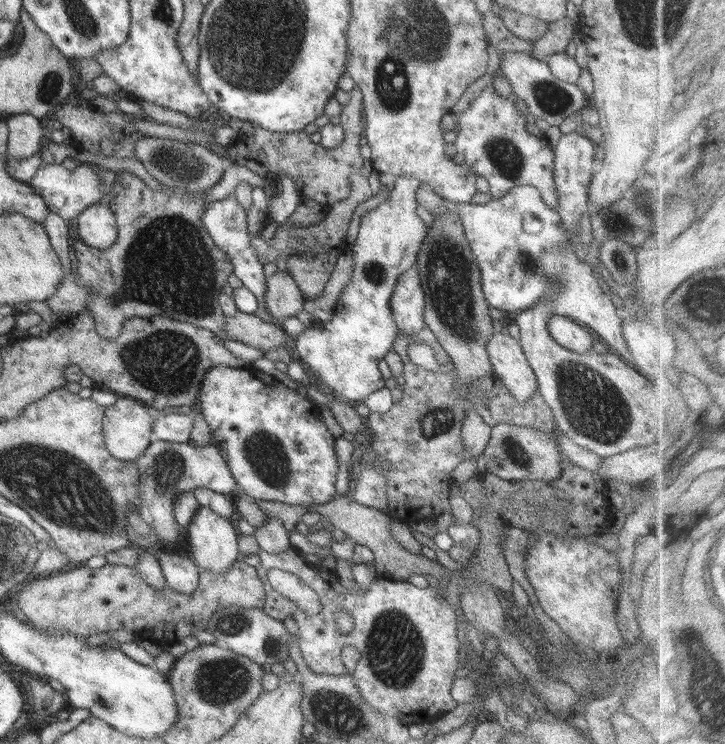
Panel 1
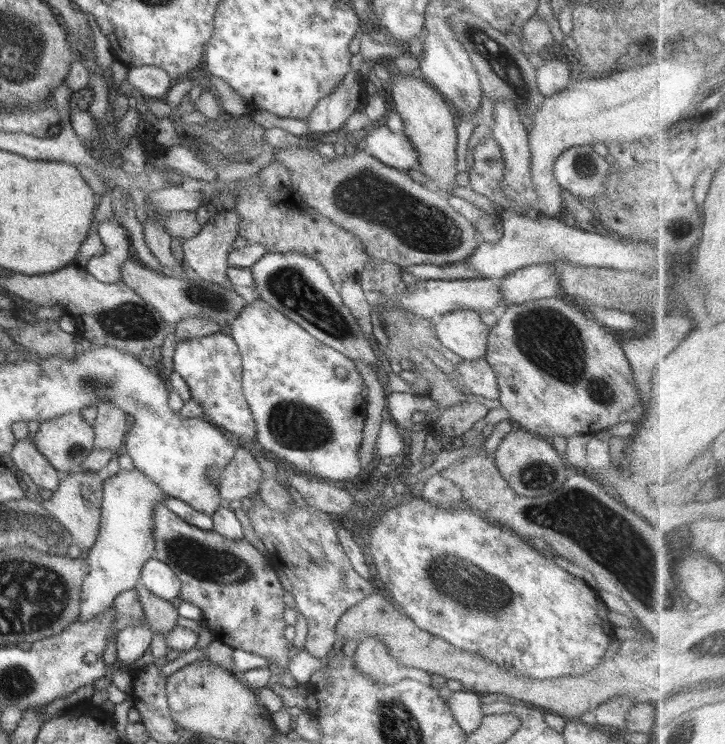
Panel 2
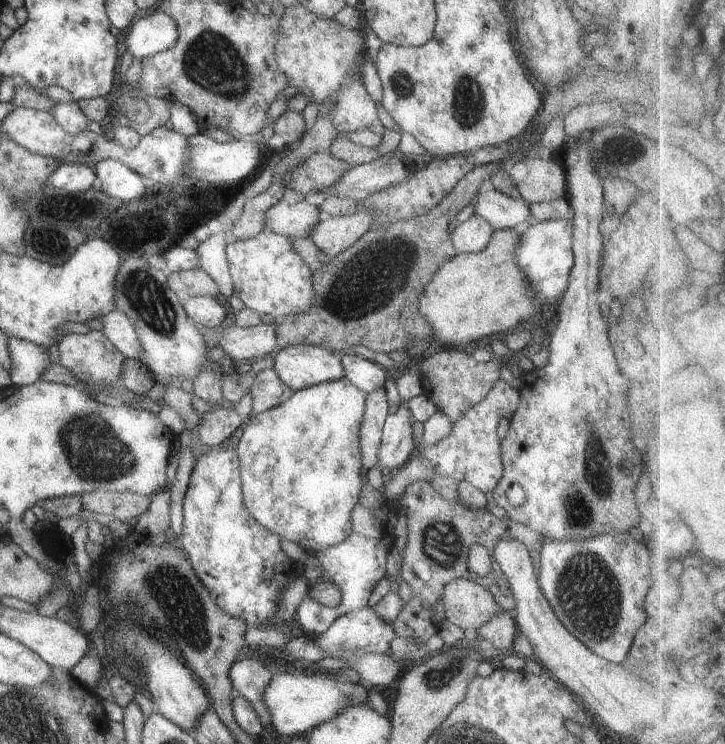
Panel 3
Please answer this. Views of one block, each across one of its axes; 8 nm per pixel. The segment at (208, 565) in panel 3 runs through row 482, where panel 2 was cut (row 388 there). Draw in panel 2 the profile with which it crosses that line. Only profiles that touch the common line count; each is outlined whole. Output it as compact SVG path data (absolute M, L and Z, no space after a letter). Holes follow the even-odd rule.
M218 332L192 340L181 340L175 345L173 371L180 375L190 388L192 400L203 408L203 417L208 416L212 424L217 425L239 445L244 446L249 442L254 442L257 428L254 422L255 418L241 390L242 370L242 357L237 342L226 334Z

